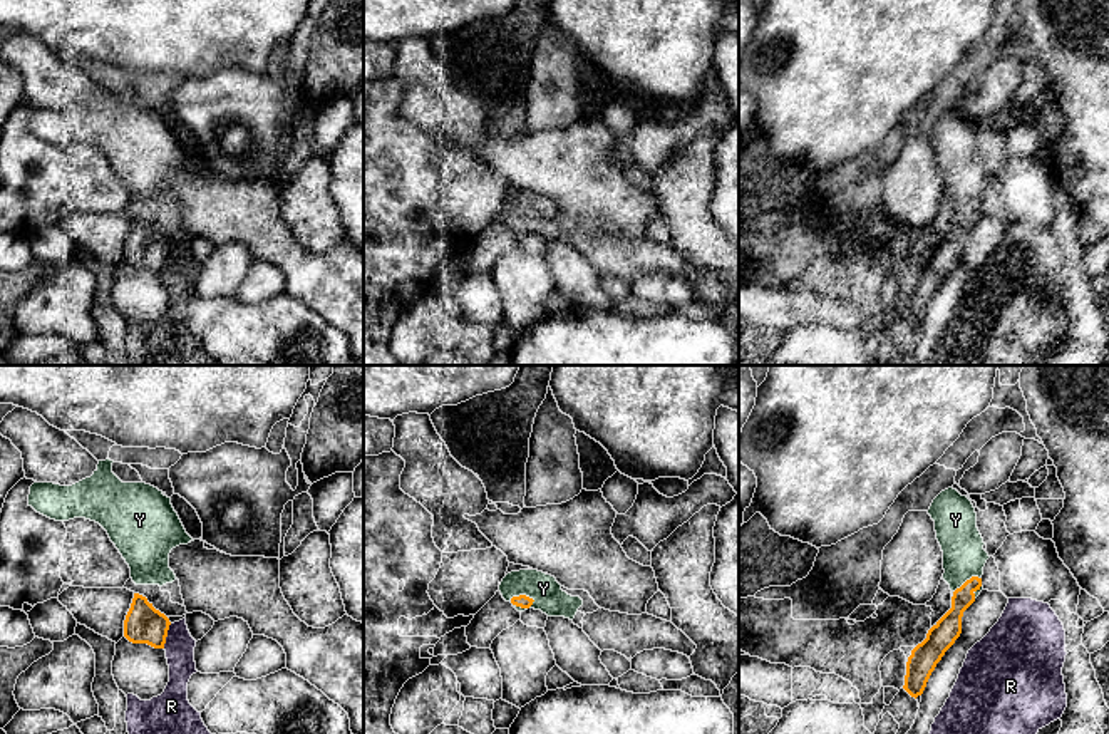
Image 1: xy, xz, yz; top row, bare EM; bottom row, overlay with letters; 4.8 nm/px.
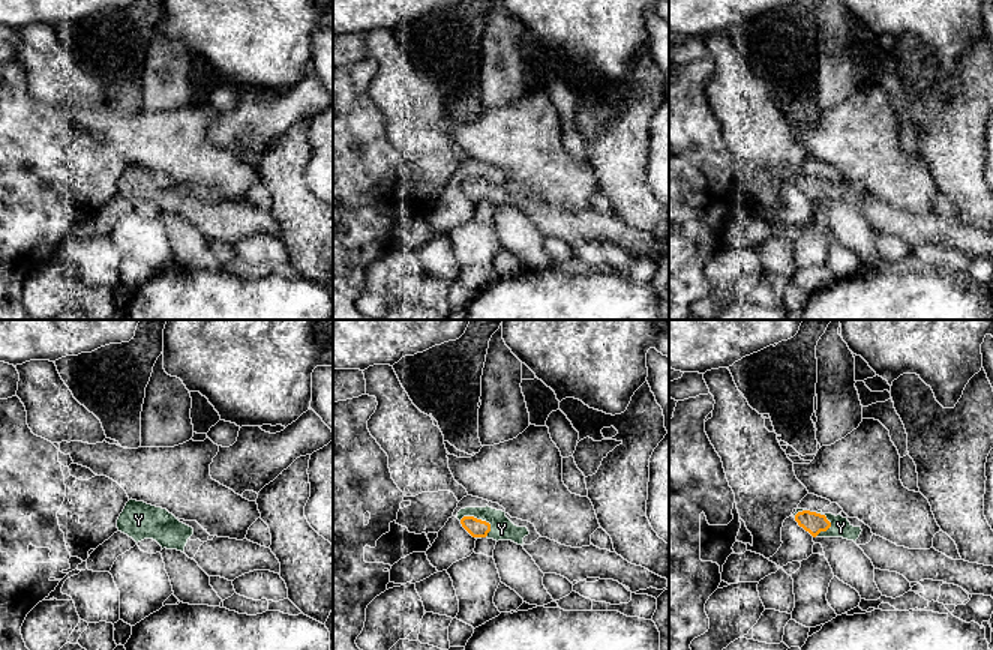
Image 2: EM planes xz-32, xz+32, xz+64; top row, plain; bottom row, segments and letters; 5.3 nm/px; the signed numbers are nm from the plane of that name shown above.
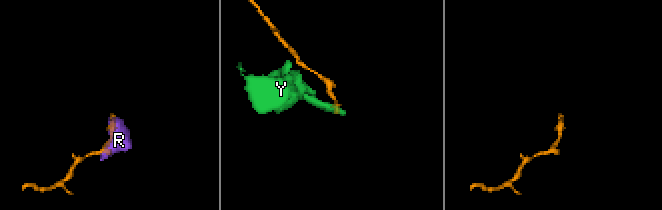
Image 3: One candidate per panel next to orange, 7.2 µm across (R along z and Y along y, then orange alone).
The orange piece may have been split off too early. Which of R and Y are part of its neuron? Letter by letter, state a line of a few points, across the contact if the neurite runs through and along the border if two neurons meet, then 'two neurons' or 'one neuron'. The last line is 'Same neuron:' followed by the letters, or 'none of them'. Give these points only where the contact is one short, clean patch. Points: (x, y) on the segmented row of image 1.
R: line xy (171, 624), (163, 647); two neurons
Y: line xz (525, 602), (523, 595), (543, 589); one neuron
Same neuron: Y

